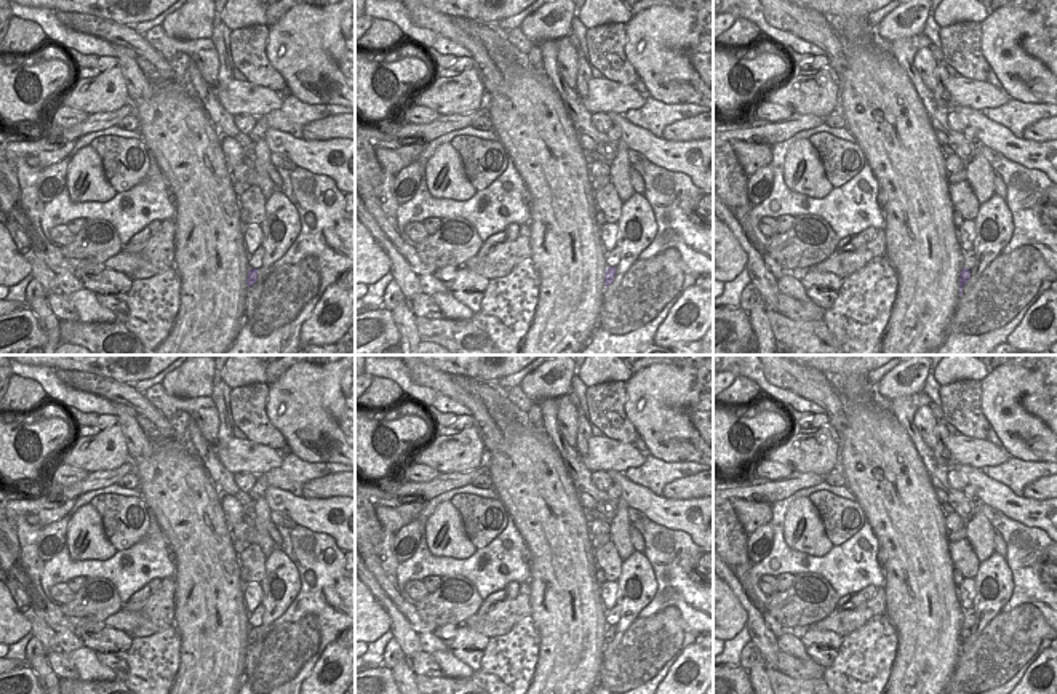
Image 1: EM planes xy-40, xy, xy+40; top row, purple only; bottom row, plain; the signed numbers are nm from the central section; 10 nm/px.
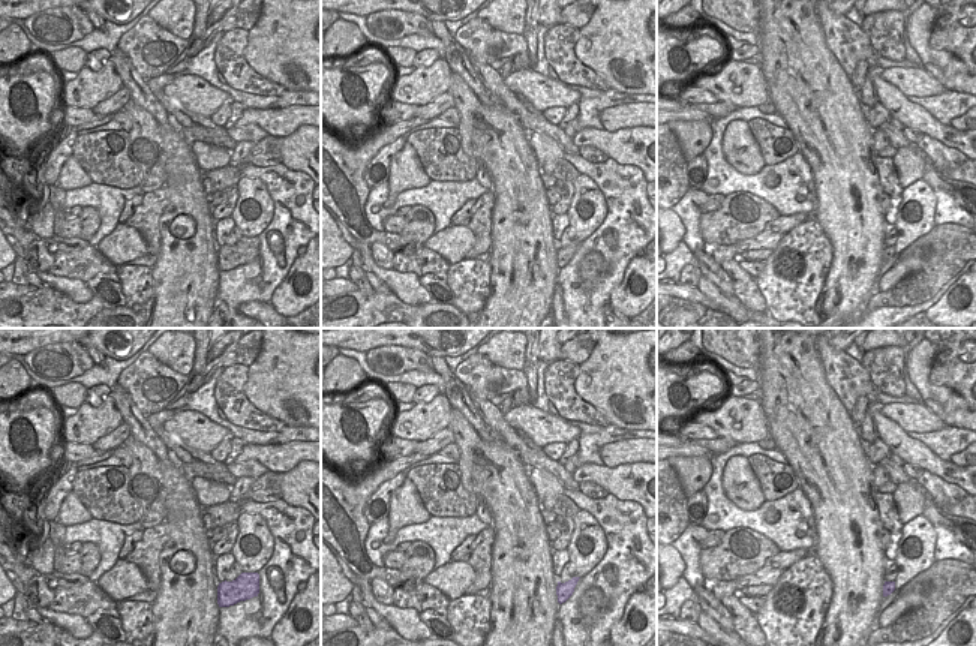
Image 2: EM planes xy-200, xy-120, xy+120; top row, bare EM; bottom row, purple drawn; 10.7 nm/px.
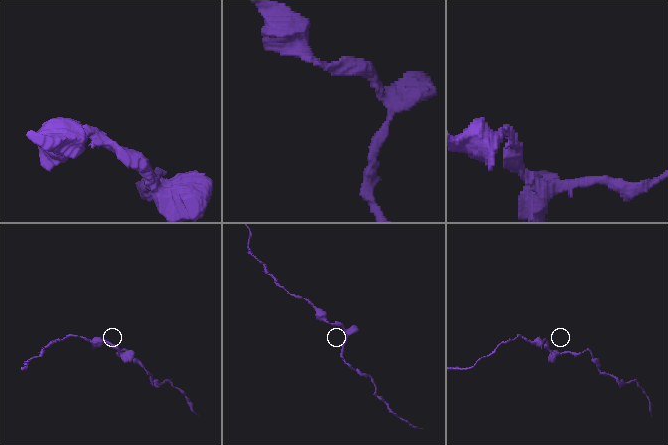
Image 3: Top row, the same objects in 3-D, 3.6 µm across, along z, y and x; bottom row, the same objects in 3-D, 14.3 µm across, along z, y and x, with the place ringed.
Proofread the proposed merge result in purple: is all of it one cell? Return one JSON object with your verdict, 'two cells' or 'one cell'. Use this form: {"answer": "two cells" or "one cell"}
{"answer": "one cell"}

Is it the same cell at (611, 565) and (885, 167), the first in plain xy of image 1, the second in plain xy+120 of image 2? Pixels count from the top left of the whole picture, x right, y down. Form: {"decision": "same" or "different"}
{"decision": "same"}

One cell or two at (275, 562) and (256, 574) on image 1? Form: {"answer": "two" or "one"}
{"answer": "two"}

